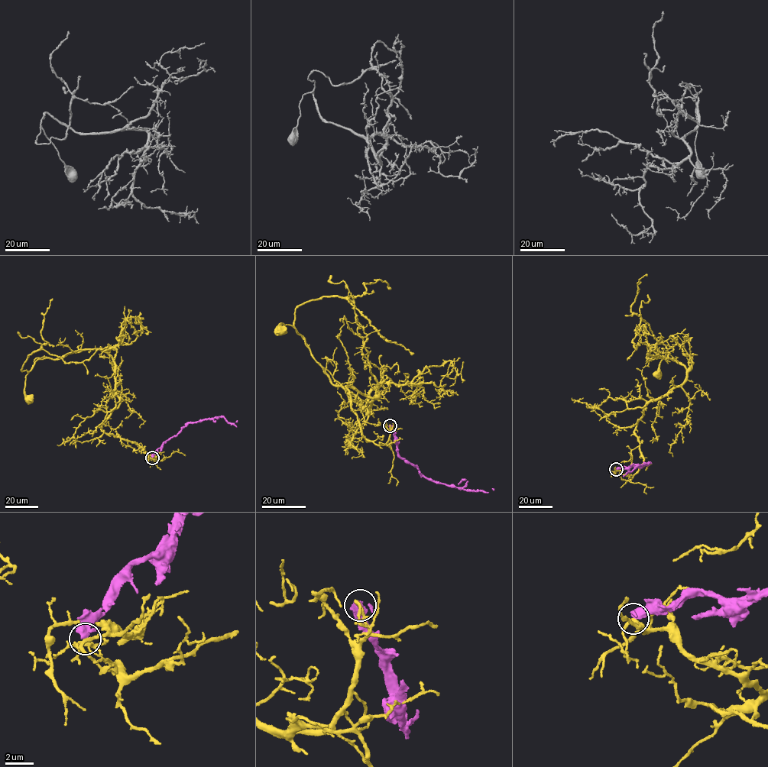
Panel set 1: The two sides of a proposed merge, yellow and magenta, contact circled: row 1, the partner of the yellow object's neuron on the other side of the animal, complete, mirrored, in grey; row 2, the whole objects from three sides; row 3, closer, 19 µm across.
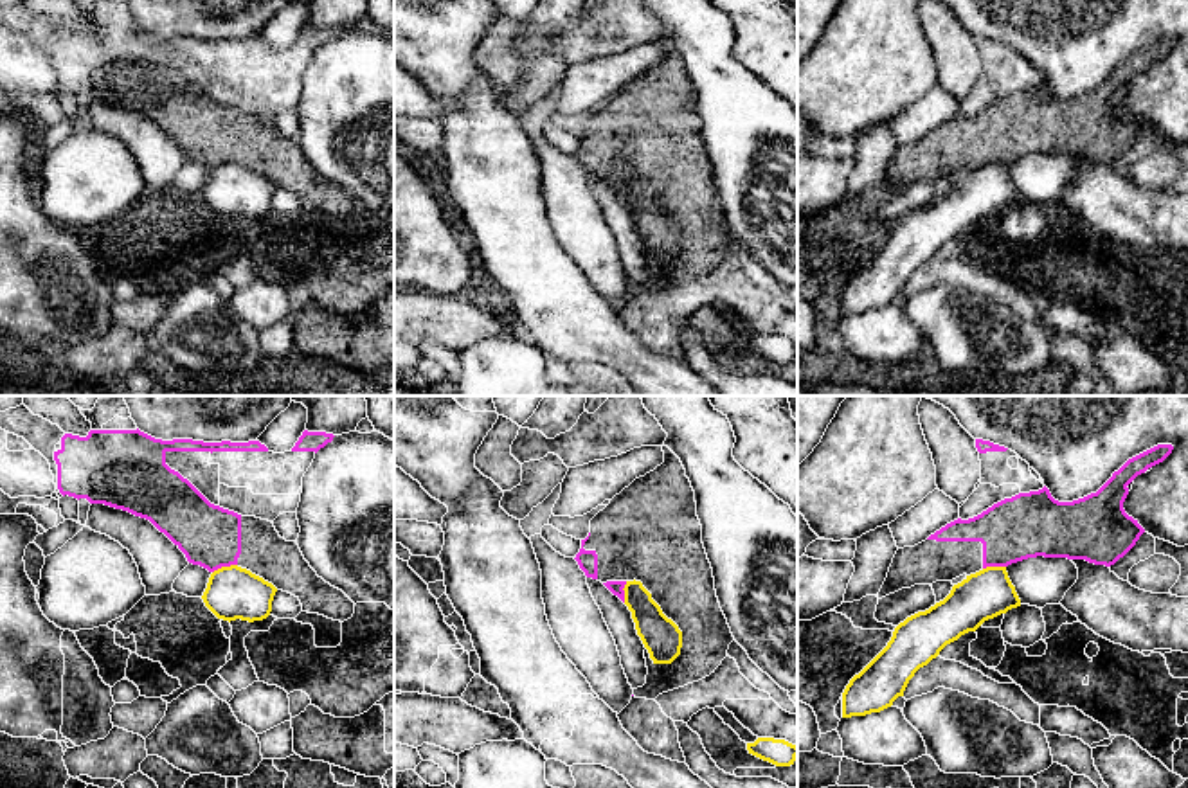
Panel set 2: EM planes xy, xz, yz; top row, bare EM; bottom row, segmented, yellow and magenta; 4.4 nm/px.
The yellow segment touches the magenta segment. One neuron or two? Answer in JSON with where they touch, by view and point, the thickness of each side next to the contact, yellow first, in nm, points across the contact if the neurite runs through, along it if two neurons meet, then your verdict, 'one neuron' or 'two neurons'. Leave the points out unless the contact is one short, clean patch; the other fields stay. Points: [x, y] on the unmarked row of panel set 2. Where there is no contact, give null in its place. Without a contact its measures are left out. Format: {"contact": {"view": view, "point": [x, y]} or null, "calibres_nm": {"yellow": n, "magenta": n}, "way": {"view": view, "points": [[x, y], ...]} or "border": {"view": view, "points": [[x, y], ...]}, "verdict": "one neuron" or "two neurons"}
{"contact": {"view": "xy", "point": [224, 164]}, "calibres_nm": {"yellow": 240, "magenta": 280}, "border": {"view": "xy", "points": [[236, 161], [218, 164], [213, 170]]}, "verdict": "two neurons"}

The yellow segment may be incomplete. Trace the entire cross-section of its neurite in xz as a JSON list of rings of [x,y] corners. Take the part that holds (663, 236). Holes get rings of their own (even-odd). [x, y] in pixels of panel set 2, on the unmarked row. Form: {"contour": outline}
{"contour": [[[626,178],[625,201],[653,261],[671,261],[682,245],[682,228],[668,216],[641,178]]]}

